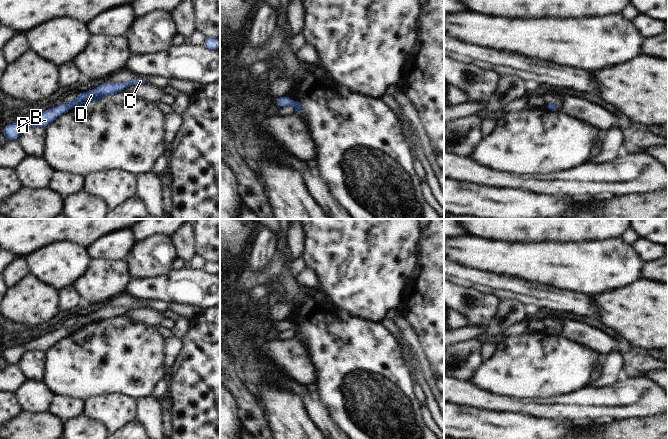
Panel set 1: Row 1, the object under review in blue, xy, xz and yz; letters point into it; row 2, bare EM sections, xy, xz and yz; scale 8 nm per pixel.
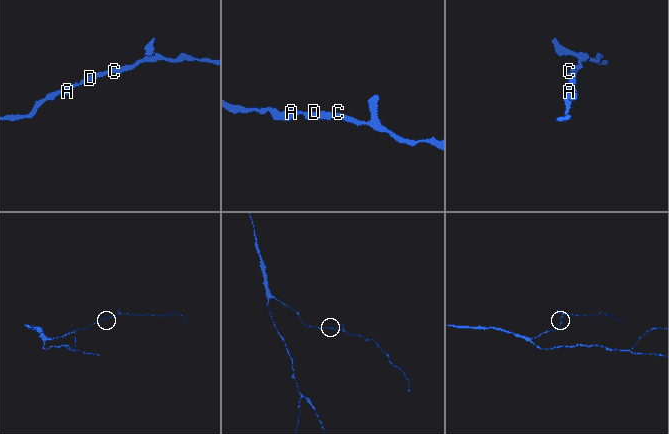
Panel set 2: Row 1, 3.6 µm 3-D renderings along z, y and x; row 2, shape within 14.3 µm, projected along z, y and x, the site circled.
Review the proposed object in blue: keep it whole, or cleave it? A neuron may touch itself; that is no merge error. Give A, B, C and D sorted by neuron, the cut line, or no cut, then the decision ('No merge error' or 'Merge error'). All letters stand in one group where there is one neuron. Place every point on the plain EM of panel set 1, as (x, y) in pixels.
Groups: A B C D. No split. No merge error.

